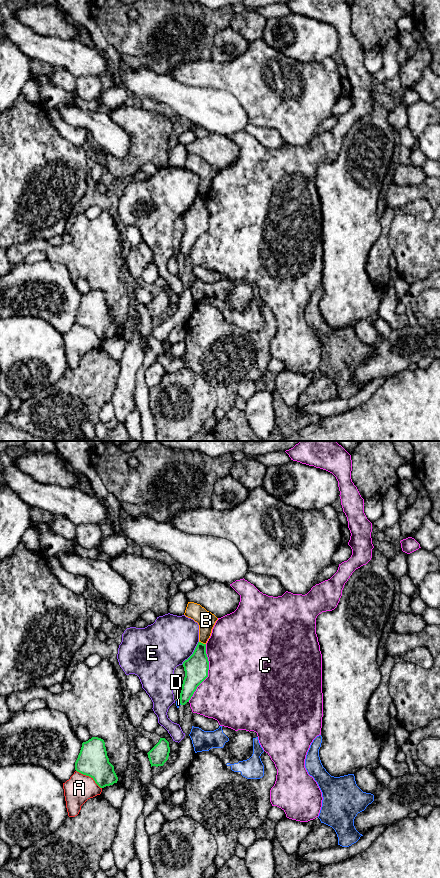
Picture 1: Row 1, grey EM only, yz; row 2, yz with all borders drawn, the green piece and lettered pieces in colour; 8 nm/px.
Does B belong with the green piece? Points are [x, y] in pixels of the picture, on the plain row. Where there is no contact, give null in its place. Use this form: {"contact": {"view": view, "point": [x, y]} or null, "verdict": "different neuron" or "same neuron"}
{"contact": {"view": "yz", "point": [202, 195]}, "verdict": "different neuron"}

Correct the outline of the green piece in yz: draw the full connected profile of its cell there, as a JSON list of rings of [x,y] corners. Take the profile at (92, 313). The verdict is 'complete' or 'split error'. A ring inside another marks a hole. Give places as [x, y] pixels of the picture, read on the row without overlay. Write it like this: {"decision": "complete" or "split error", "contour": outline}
{"decision": "complete", "contour": [[[92,289],[82,295],[75,314],[75,322],[91,329],[100,340],[113,337],[118,333],[114,318],[107,308],[105,294],[98,289]]]}

